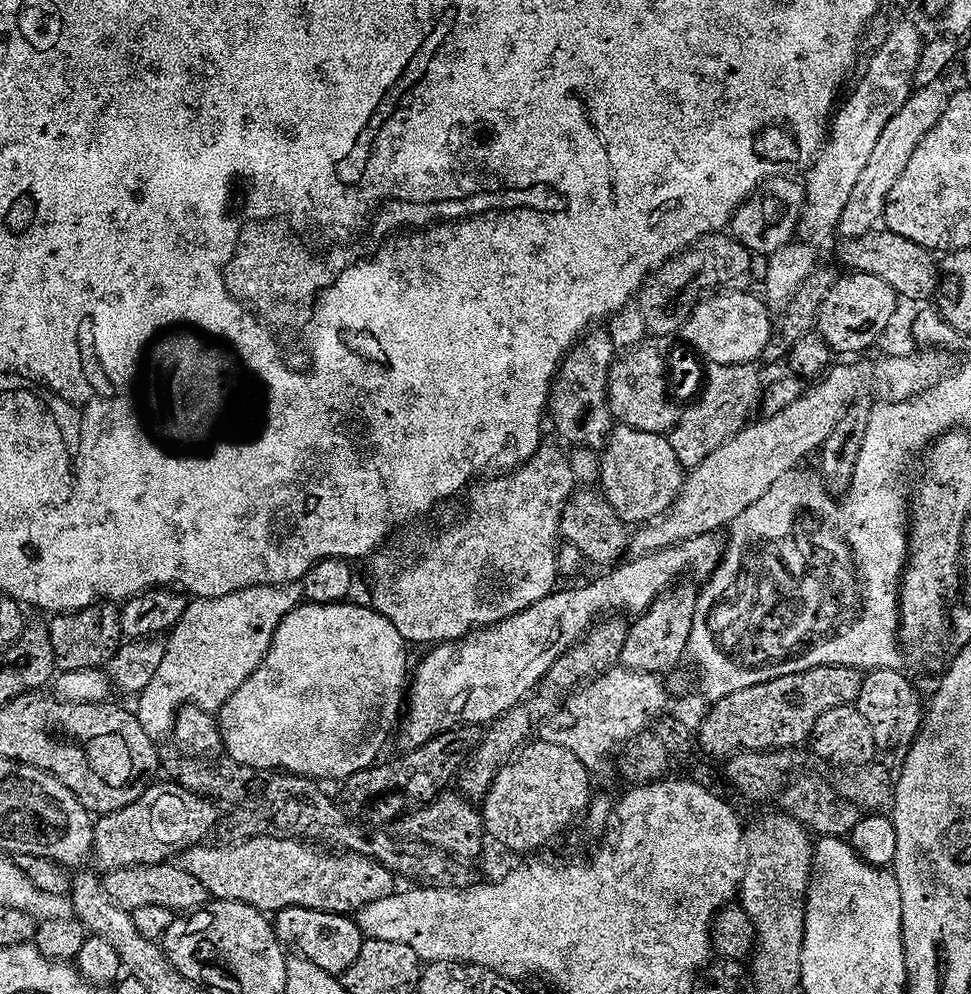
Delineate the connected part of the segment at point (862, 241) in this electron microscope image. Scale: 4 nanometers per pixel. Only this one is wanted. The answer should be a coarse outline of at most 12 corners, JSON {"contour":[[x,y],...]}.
{"contour":[[887,230],[841,243],[849,273],[882,278],[897,297],[940,287],[927,248]]}

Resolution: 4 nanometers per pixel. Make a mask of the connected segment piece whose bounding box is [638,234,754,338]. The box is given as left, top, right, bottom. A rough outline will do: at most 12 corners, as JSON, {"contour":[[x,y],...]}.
{"contour":[[702,238],[638,293],[647,335],[676,338],[709,294],[748,292],[753,253]]}

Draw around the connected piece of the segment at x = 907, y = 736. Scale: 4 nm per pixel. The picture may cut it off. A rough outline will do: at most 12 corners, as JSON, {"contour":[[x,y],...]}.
{"contour":[[895,668],[864,677],[855,709],[877,749],[907,749],[926,715]]}

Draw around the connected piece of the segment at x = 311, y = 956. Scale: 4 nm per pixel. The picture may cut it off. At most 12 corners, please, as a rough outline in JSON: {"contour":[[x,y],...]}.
{"contour":[[314,909],[275,913],[285,949],[337,978],[366,939],[355,919]]}

